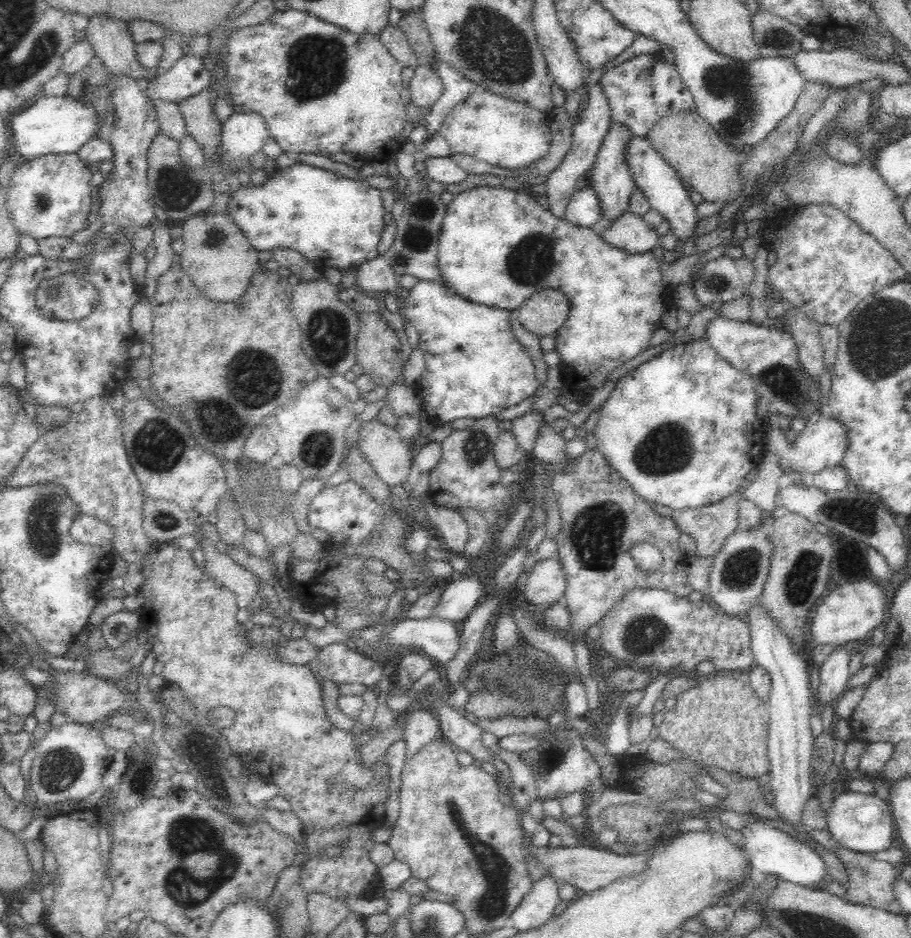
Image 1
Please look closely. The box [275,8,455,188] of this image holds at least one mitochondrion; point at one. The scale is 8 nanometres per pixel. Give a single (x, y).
(317, 63)

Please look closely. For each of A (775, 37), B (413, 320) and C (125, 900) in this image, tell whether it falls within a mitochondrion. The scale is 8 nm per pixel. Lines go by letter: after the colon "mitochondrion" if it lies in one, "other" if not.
A: mitochondrion
B: other
C: other

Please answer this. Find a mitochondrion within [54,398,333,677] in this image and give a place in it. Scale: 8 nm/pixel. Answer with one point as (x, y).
(157, 448)

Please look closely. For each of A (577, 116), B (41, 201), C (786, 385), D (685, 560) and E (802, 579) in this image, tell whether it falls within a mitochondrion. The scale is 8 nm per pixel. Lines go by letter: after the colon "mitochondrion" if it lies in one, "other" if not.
A: other
B: mitochondrion
C: mitochondrion
D: other
E: mitochondrion

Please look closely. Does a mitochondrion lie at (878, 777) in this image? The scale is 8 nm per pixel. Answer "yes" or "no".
no

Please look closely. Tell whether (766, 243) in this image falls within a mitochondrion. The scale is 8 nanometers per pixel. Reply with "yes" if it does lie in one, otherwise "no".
no

